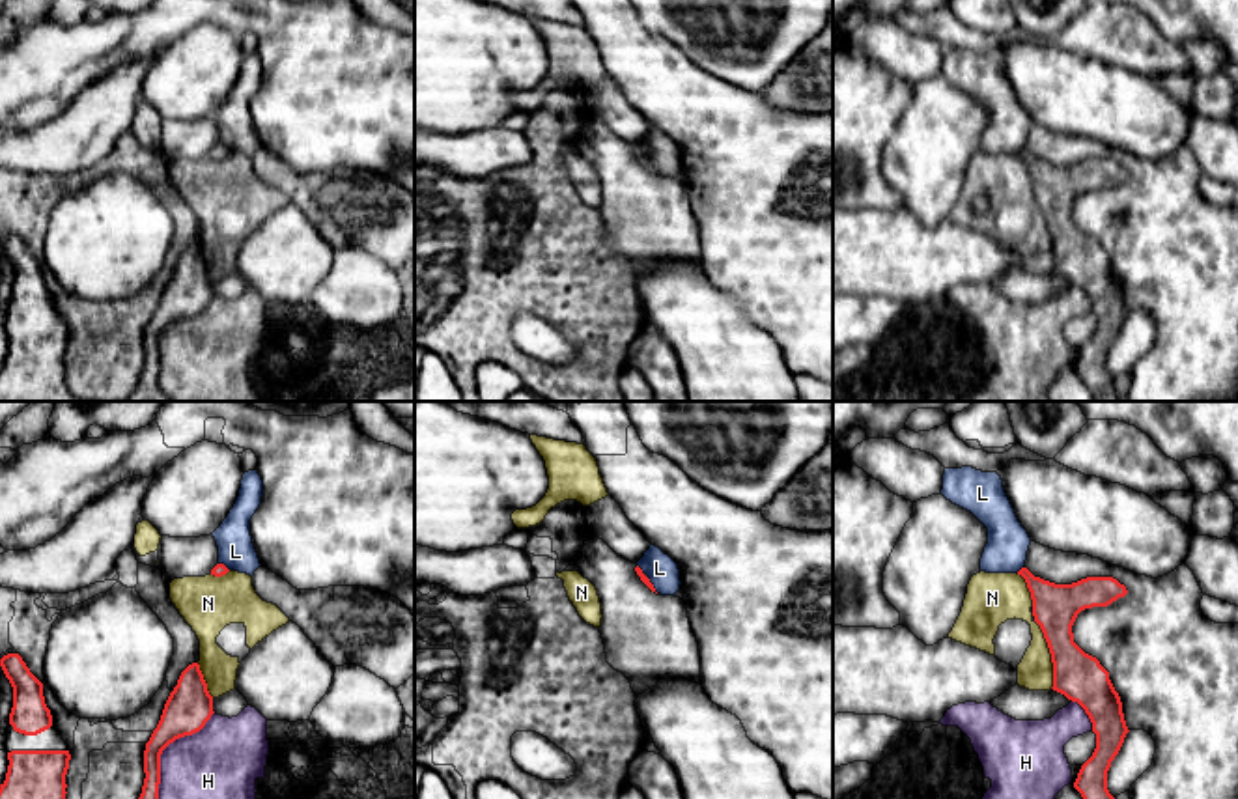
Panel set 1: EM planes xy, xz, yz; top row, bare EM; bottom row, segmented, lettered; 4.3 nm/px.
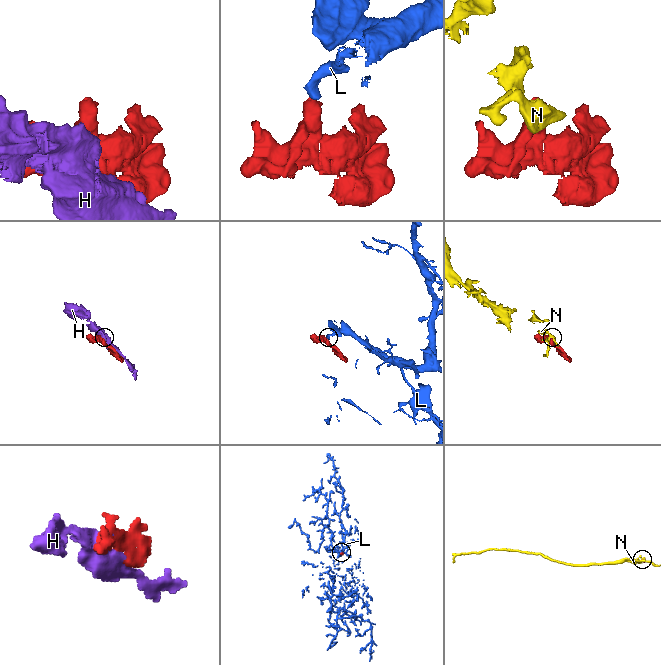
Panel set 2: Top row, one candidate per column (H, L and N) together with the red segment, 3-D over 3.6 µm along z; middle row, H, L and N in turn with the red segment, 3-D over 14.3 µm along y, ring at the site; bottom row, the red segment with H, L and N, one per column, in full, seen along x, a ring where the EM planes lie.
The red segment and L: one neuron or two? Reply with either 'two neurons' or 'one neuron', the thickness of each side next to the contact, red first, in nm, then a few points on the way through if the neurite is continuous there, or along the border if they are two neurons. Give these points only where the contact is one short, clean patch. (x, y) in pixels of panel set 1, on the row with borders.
two neurons | 200/180 nm

